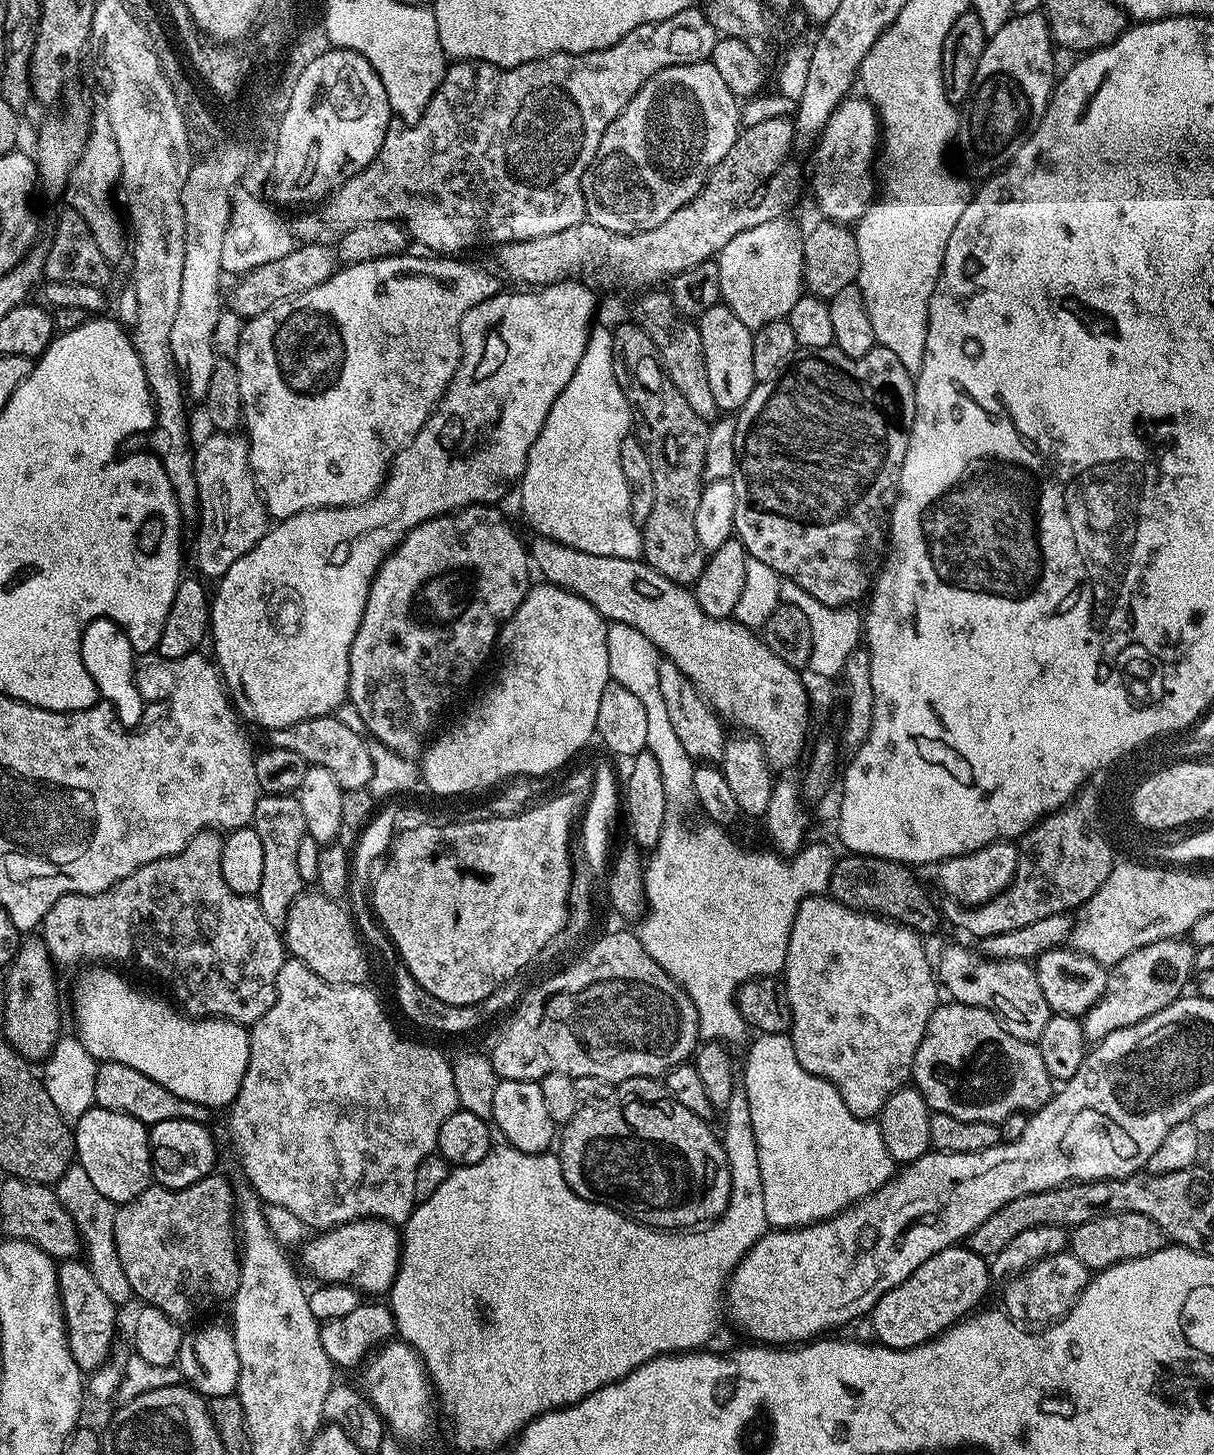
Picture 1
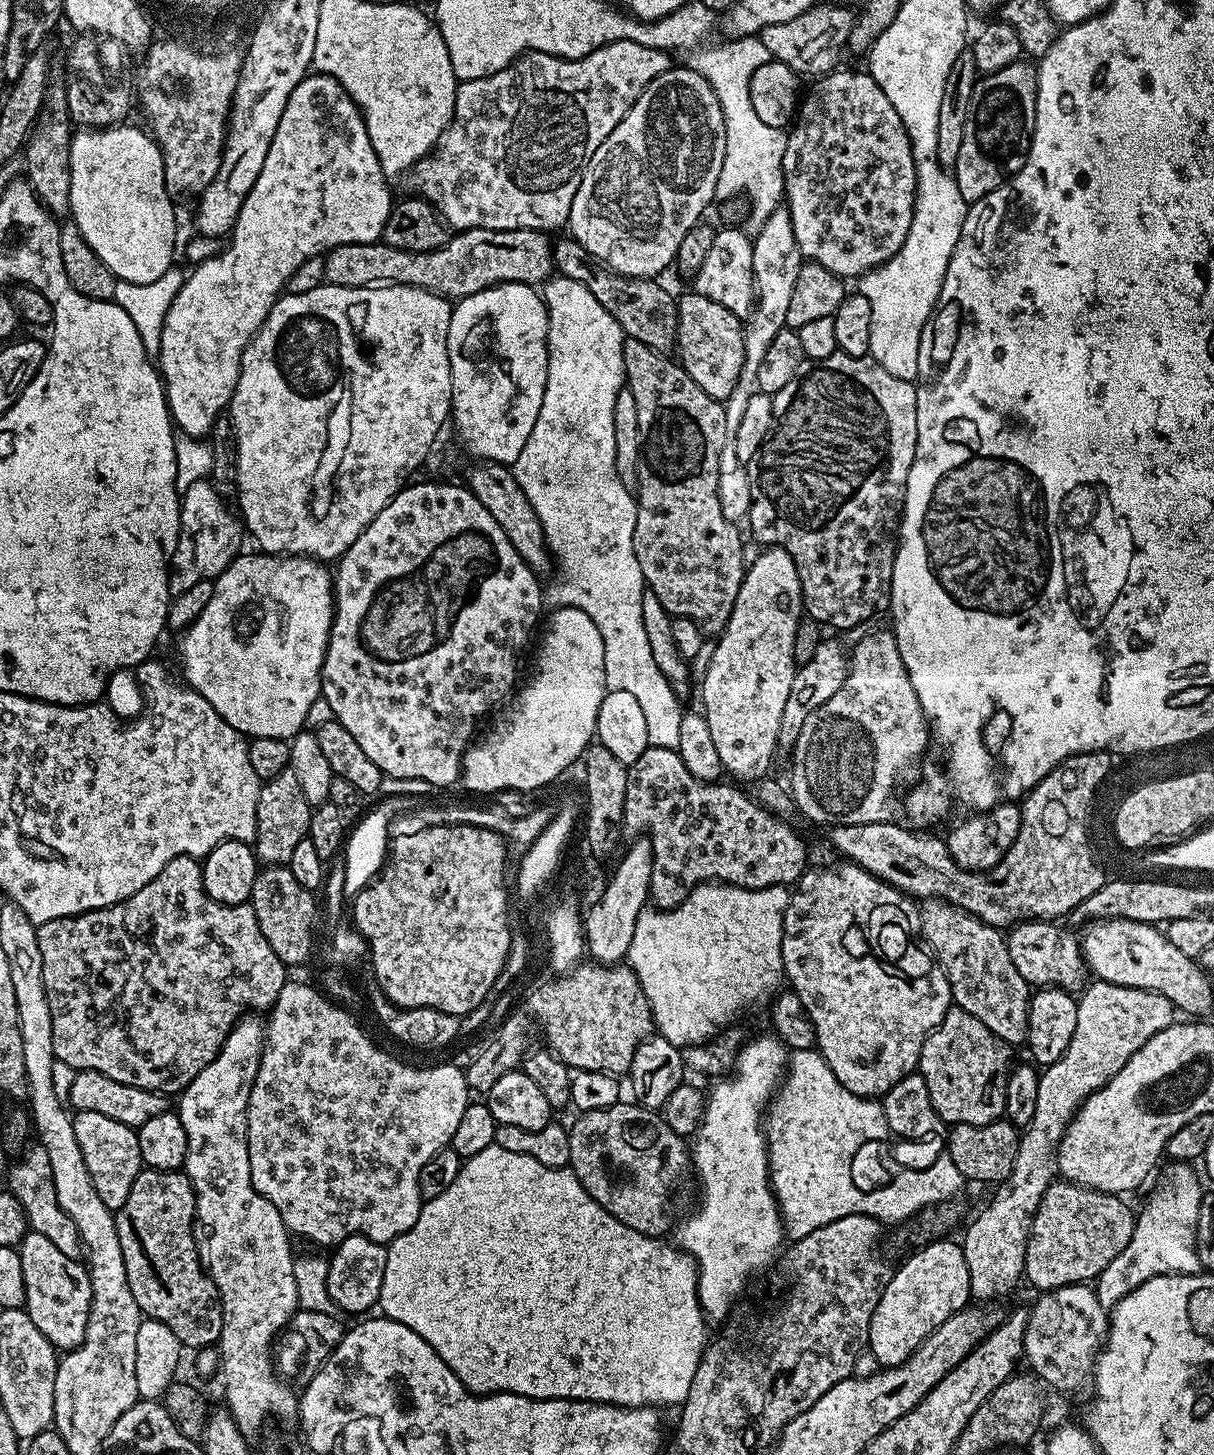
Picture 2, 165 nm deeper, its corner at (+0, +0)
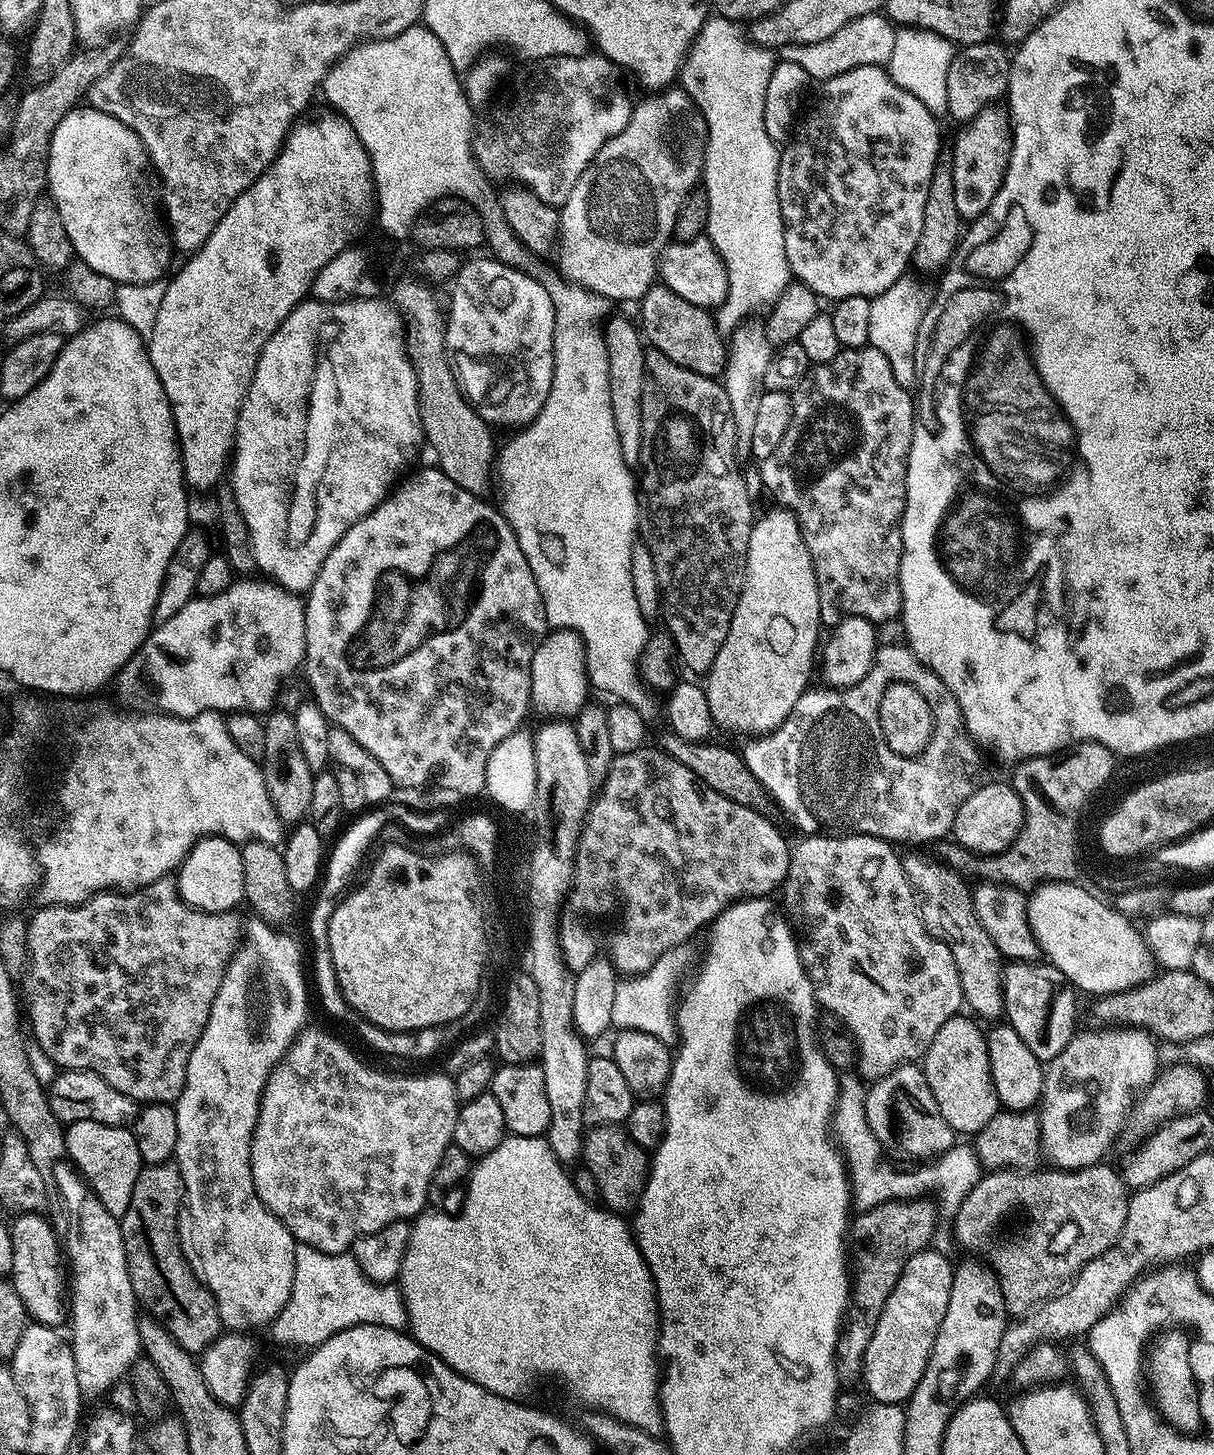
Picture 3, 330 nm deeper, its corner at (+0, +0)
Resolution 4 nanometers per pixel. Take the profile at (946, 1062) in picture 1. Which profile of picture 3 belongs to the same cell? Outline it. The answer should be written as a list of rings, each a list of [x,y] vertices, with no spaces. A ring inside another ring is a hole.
[[[957,1014],[942,1022],[942,1030],[934,1034],[934,1042],[922,1057],[924,1077],[942,1110],[942,1118],[957,1134],[975,1134],[1001,1111],[1002,1105],[994,1090],[994,1078],[990,1074],[990,1054],[985,1029],[971,1015]]]

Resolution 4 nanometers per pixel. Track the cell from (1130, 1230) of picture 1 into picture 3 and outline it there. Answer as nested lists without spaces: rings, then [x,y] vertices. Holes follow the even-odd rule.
[[[1101,1162],[1092,1165],[1090,1168],[1077,1168],[1075,1170],[1048,1170],[1052,1172],[1040,1172],[1041,1170],[992,1170],[981,1175],[980,1180],[965,1196],[965,1200],[955,1209],[956,1234],[955,1239],[960,1239],[960,1244],[964,1248],[977,1248],[989,1263],[996,1276],[1000,1279],[1000,1289],[1004,1305],[1013,1317],[1023,1316],[1031,1308],[1035,1308],[1041,1300],[1046,1300],[1050,1296],[1056,1295],[1071,1281],[1076,1273],[1081,1272],[1098,1254],[1102,1254],[1111,1244],[1122,1234],[1122,1226],[1126,1222],[1128,1213],[1128,1202],[1130,1199],[1130,1189],[1124,1182],[1123,1175],[1112,1168],[1107,1168],[1107,1163]]]

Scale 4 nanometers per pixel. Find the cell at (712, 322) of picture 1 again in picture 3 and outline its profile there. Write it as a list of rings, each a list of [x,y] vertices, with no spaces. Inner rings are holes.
[[[663,282],[653,284],[643,300],[639,301],[638,308],[638,324],[643,339],[666,354],[670,362],[678,362],[678,366],[703,376],[716,378],[723,373],[724,365],[728,362],[728,349],[725,337],[716,325],[716,317],[709,309],[694,306],[694,302],[686,302],[686,298],[678,298],[678,294],[674,294],[674,290],[670,290]]]

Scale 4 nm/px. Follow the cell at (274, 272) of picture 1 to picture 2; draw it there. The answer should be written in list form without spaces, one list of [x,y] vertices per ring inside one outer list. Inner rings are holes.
[[[466,228],[457,231],[444,247],[429,252],[407,252],[383,242],[374,244],[347,244],[333,248],[324,259],[324,280],[330,284],[347,288],[371,288],[385,284],[405,284],[422,290],[430,290],[439,296],[463,298],[478,294],[495,284],[531,284],[543,285],[553,275],[552,263],[553,241],[545,233],[535,232],[529,228],[522,230],[486,230],[485,228]]]

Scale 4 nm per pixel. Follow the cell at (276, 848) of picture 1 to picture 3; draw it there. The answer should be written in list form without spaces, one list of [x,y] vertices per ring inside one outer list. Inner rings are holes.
[[[283,710],[273,711],[264,720],[264,729],[266,730],[266,754],[262,767],[266,794],[270,794],[270,802],[278,814],[280,823],[285,826],[295,826],[307,817],[310,810],[310,797],[314,791],[314,774],[310,766],[306,766],[306,758],[302,758],[302,746],[298,746],[296,717],[293,713]]]

